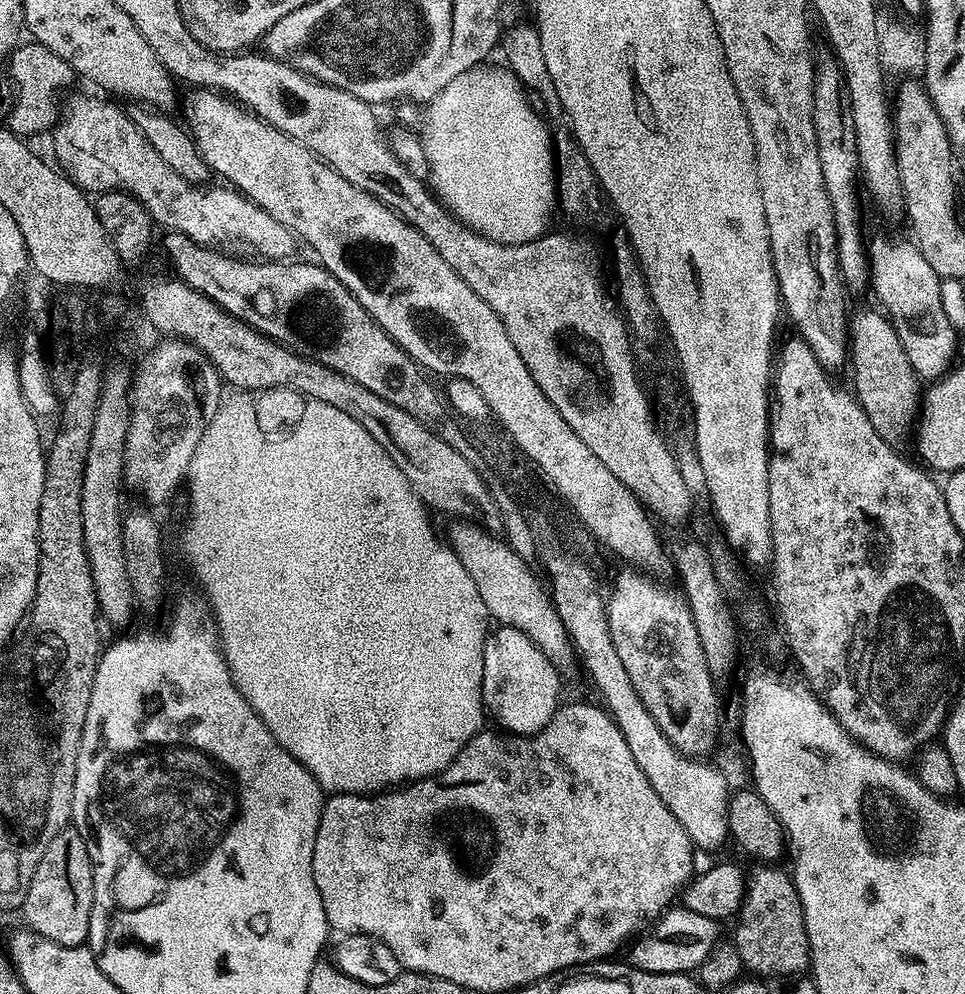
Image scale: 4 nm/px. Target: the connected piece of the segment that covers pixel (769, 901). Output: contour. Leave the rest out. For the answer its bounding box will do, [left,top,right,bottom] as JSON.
[734,863,810,978]

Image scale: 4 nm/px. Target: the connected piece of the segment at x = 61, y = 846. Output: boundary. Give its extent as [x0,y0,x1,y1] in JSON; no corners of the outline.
[22,826,94,948]

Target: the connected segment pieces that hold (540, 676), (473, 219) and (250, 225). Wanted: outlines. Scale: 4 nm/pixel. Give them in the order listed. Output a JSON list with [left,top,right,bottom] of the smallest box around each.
[[480,627,562,736],[422,66,557,244],[52,96,297,262]]

